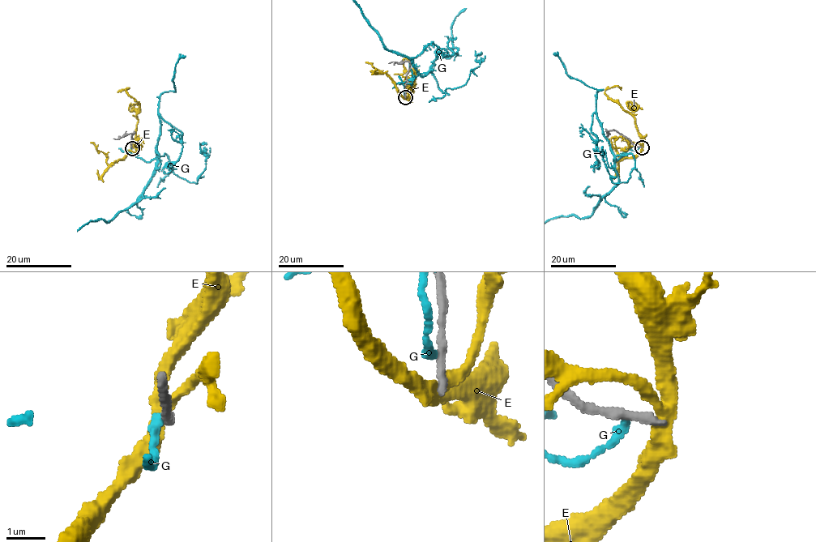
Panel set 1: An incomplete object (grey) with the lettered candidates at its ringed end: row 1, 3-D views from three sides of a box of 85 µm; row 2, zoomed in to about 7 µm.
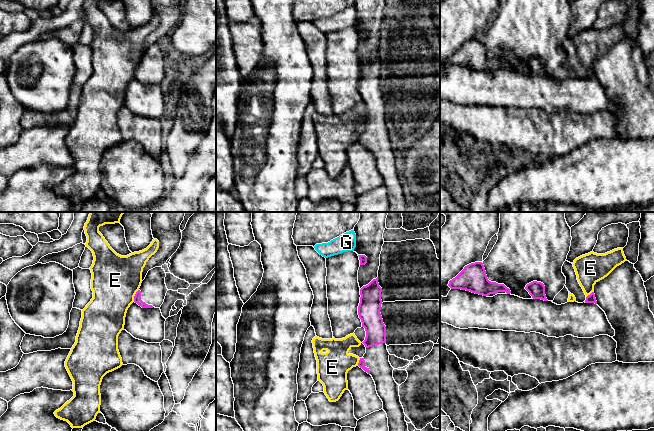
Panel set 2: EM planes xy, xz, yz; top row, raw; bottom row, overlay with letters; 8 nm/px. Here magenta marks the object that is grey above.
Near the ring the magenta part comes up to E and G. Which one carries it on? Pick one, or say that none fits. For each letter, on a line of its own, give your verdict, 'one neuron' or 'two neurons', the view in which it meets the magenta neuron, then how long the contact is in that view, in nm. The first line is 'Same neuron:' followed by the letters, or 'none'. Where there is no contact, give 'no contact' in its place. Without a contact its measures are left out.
Same neuron: none
E: two neurons; meets magenta in xy; contact 110 nm long
G: two neurons; no contact

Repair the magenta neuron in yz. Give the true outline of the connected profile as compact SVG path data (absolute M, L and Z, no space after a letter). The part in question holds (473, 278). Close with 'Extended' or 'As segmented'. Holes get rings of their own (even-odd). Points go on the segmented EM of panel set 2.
M475 262L465 266L455 278L449 281L448 286L451 289L466 290L483 296L497 294L498 292L511 293L510 289L504 284L488 280L482 262Z. As segmented

